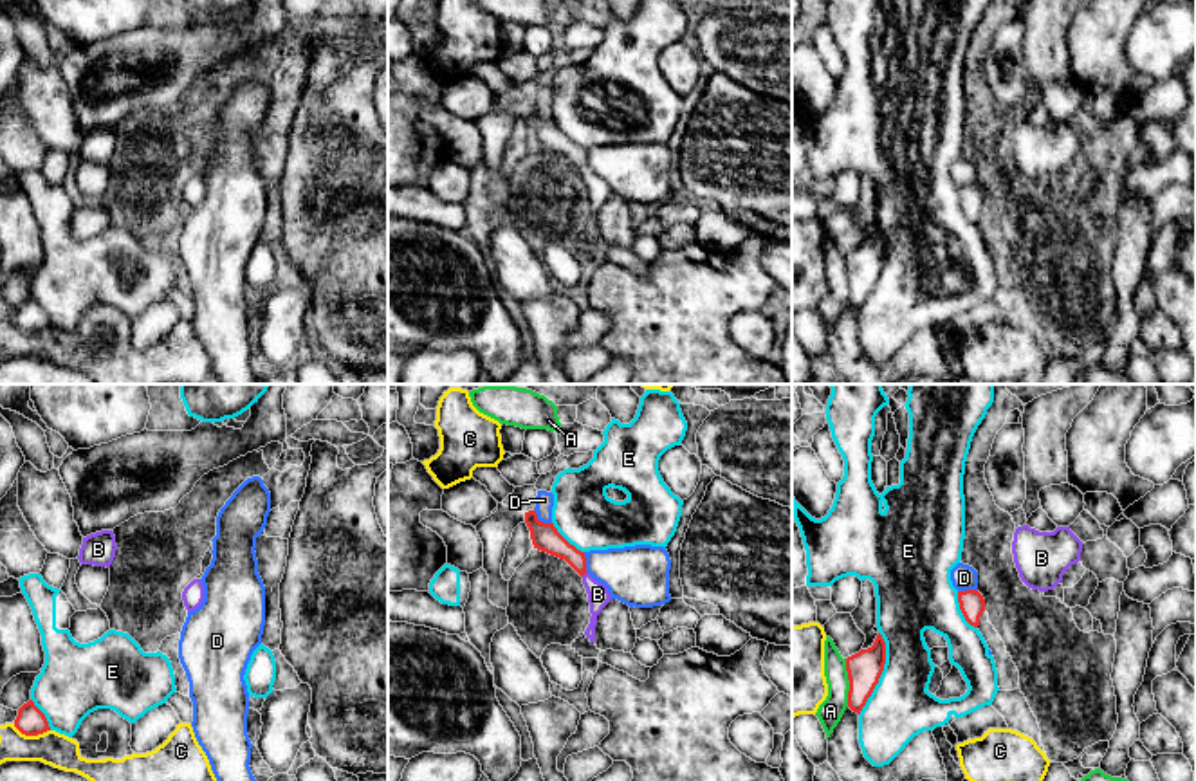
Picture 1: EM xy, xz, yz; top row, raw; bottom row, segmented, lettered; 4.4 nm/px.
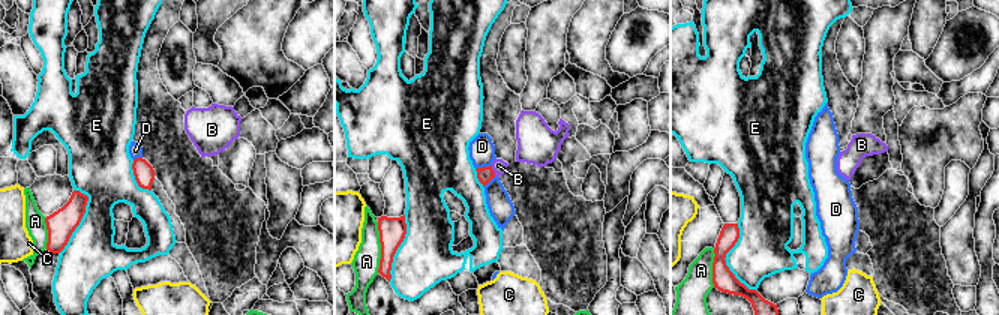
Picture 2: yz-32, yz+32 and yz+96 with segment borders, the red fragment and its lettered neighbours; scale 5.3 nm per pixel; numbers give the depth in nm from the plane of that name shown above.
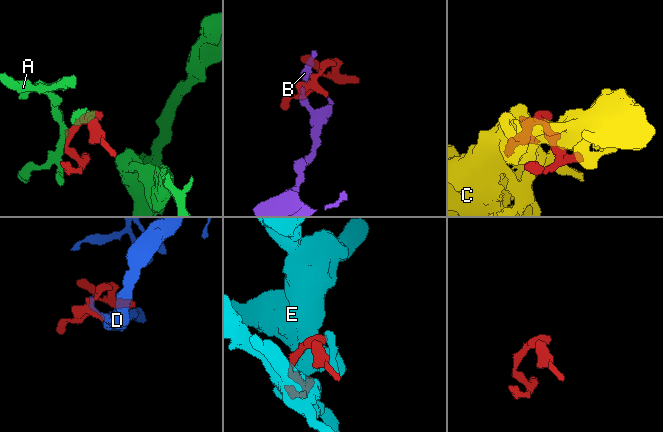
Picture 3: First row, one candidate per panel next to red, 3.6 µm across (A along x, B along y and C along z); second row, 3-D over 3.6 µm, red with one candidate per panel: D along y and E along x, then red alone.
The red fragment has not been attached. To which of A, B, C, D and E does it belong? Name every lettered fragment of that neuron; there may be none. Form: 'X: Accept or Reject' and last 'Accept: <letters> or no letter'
A: Reject
B: Accept
C: Reject
D: Reject
E: Reject
Accept: B

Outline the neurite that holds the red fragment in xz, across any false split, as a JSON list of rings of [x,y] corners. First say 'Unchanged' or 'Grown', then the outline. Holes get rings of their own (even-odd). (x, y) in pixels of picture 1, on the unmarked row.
Grown. [[[536,106],[525,108],[525,119],[530,126],[530,135],[532,135],[534,144],[547,148],[550,152],[556,152],[559,155],[565,155],[583,173],[583,180],[588,189],[590,209],[592,209],[590,220],[588,220],[584,231],[590,238],[595,238],[597,211],[612,197],[608,184],[604,180],[601,180],[599,177],[595,177],[586,168],[584,148],[581,148],[574,141],[570,141],[557,128],[554,119],[539,117]]]

